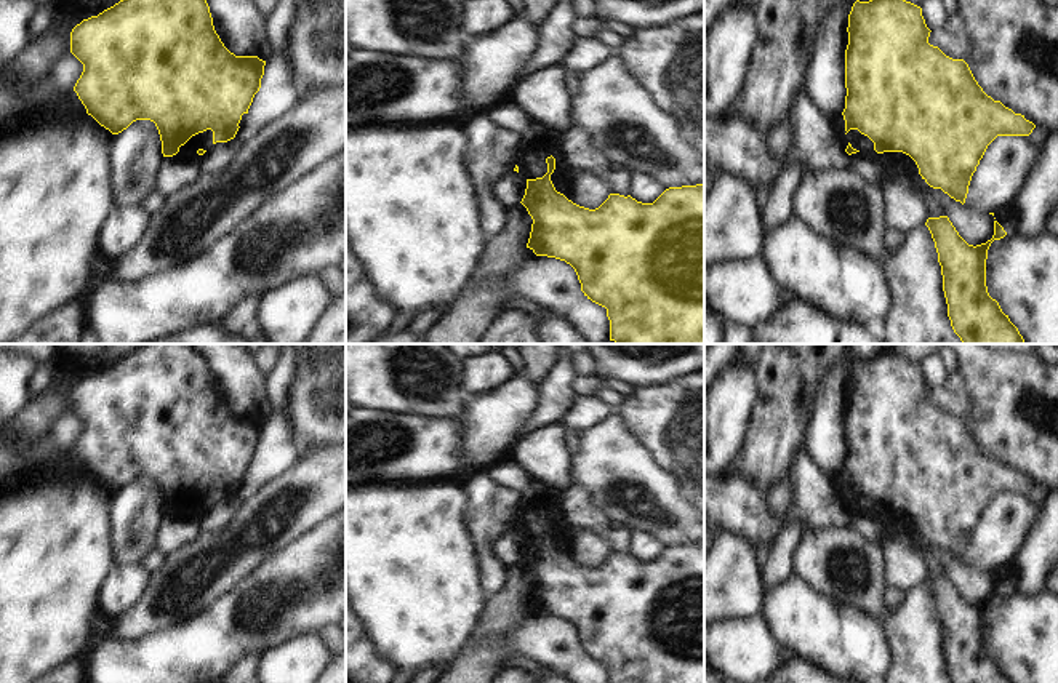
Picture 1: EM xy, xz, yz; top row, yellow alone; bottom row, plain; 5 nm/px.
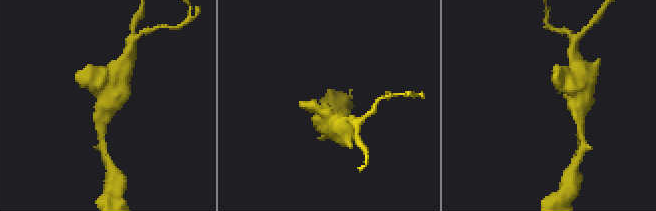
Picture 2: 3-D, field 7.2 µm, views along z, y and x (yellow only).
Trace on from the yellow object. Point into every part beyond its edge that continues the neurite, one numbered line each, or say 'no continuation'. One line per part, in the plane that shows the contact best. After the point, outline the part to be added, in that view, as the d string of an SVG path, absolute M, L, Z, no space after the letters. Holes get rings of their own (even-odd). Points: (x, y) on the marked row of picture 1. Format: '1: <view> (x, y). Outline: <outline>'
no continuation.

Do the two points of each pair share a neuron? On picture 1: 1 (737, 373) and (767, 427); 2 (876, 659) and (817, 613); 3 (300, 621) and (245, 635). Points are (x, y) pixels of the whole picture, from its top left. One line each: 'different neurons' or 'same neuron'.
1: different neurons
2: same neuron
3: same neuron

